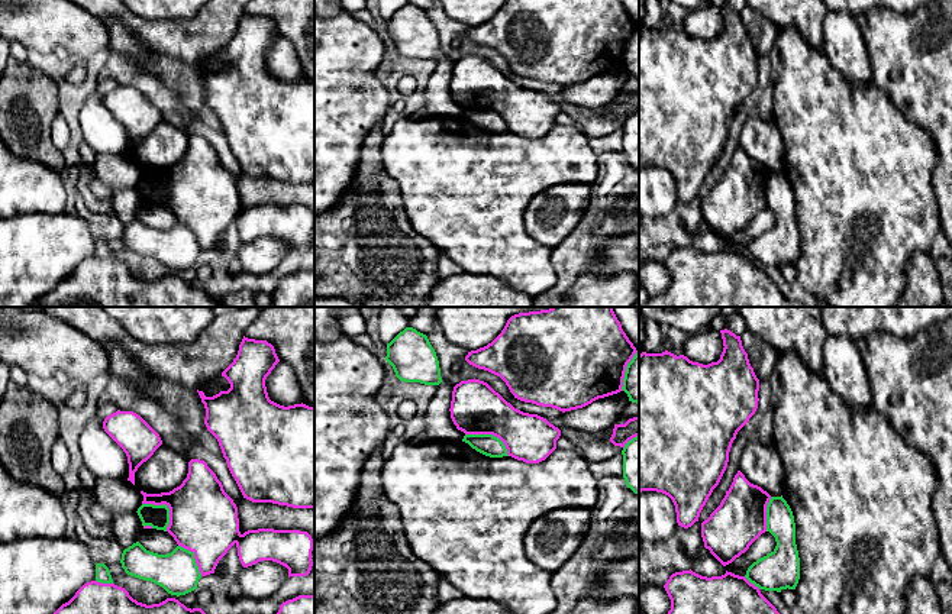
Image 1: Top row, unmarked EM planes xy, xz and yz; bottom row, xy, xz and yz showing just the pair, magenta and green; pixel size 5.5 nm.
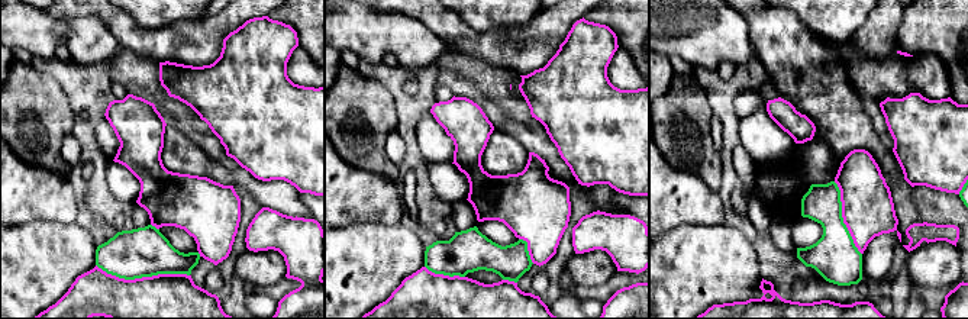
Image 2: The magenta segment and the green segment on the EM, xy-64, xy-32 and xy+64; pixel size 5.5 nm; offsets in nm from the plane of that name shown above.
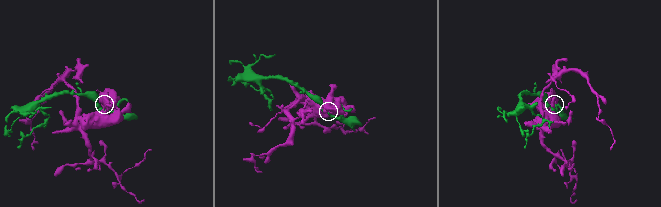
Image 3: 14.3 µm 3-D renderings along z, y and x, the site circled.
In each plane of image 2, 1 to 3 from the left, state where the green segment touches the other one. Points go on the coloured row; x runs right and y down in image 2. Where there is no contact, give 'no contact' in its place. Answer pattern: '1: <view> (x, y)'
1: xy-64 (142, 277)
2: xy-32 (445, 276)
3: xy+64 (842, 216)

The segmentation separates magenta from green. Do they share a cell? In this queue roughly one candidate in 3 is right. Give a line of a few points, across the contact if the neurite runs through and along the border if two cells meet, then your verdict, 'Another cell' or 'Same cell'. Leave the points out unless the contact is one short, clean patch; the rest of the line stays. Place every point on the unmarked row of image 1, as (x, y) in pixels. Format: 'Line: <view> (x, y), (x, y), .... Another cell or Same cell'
Another cell

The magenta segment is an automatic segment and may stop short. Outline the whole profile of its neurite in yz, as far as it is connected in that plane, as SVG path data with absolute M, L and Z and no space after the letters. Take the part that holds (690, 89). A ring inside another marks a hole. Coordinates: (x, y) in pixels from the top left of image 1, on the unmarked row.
M720 6L723 28L717 38L703 41L684 30L639 30L639 168L656 167L668 171L677 188L678 201L688 204L698 197L713 165L719 161L729 138L729 127L738 107L758 84L759 55L749 39L740 12Z

